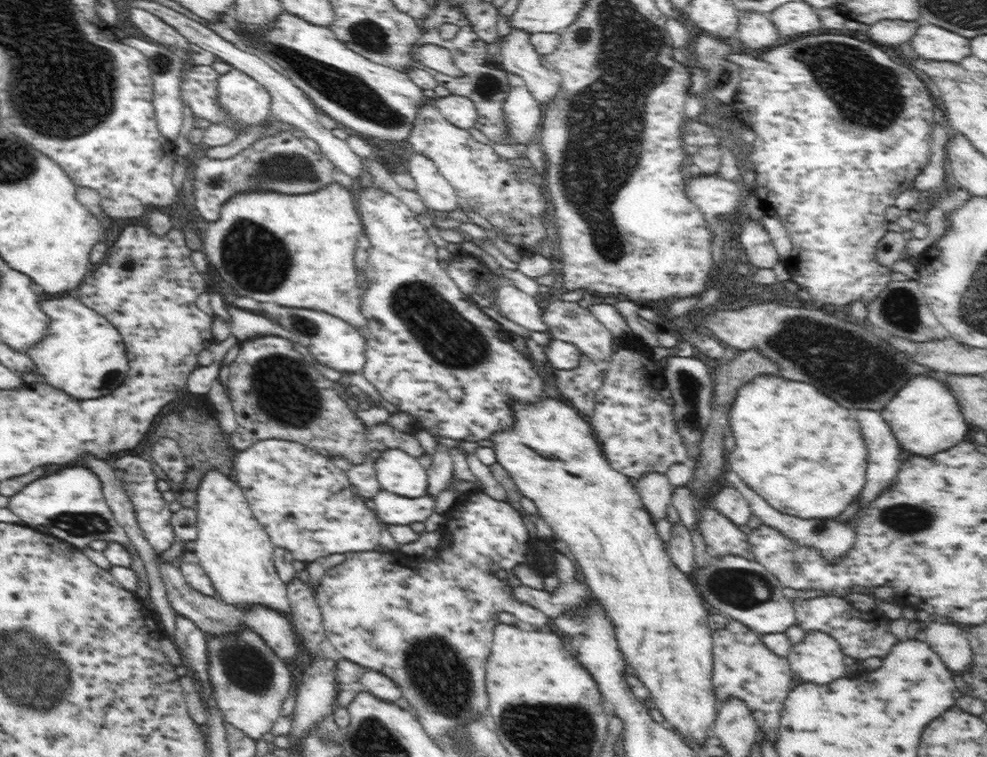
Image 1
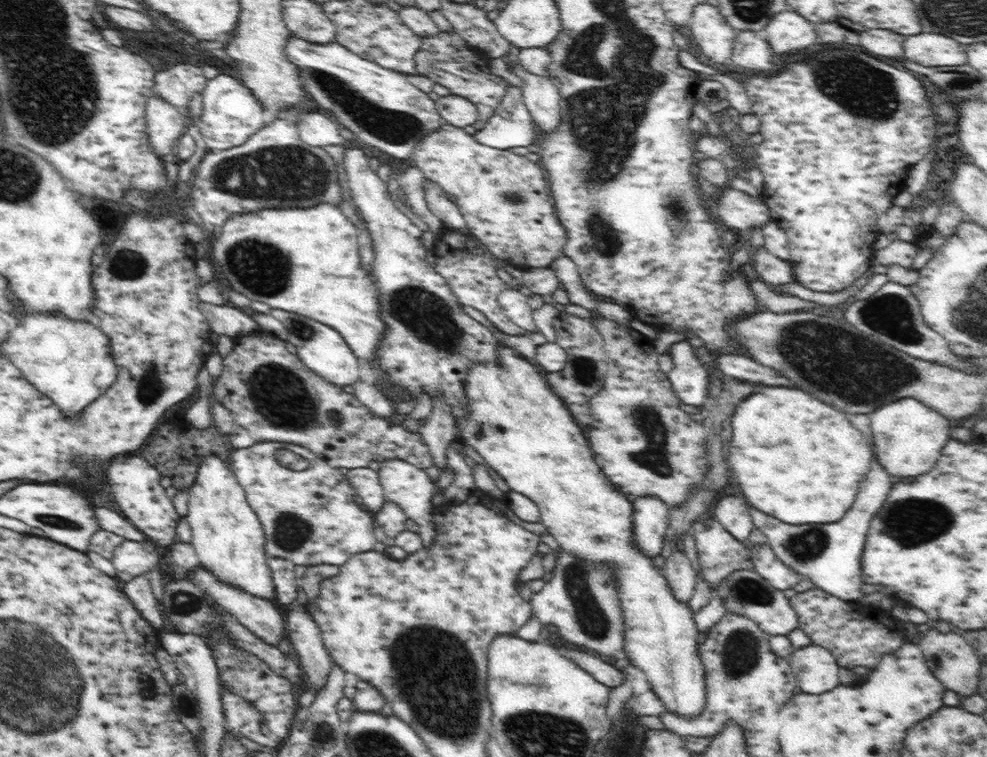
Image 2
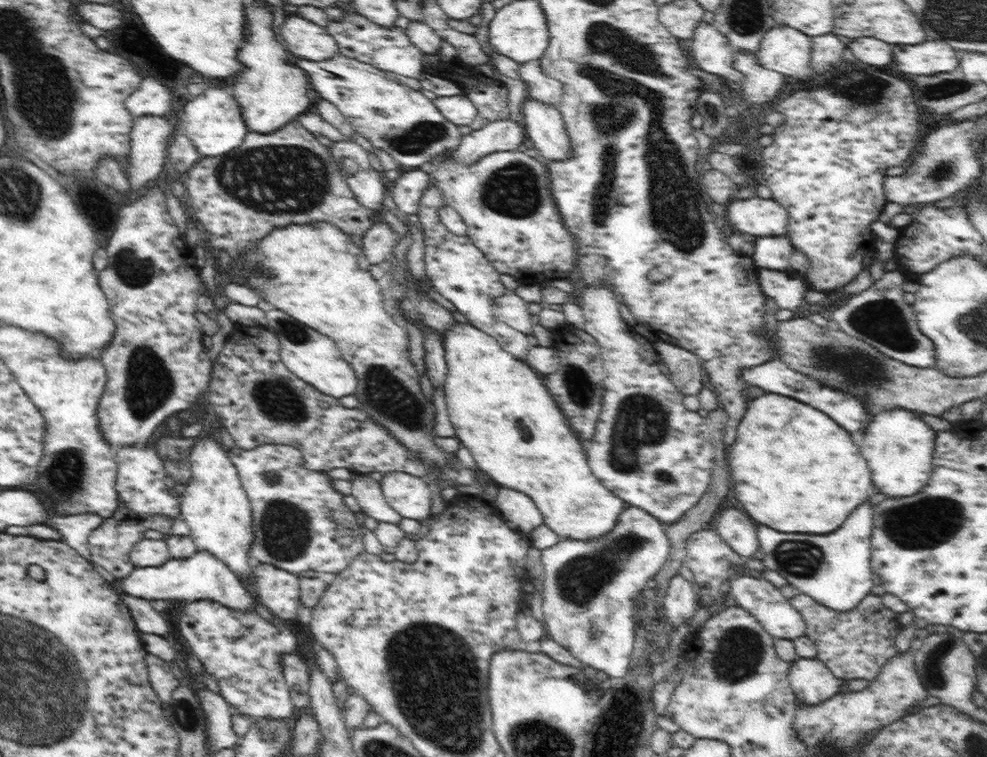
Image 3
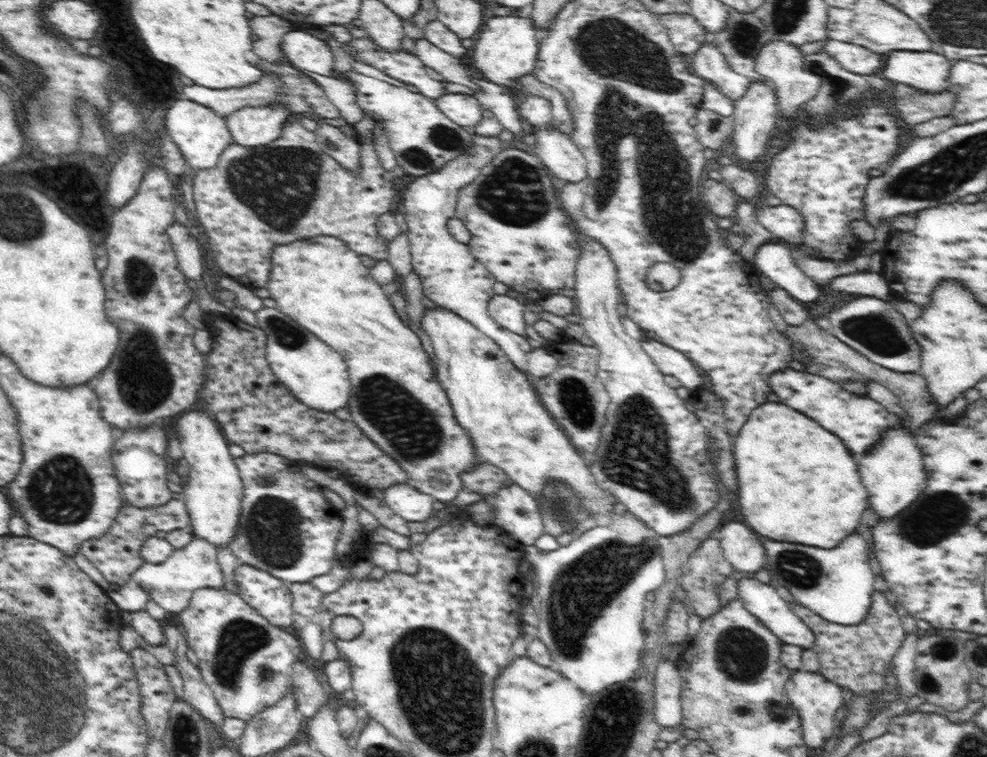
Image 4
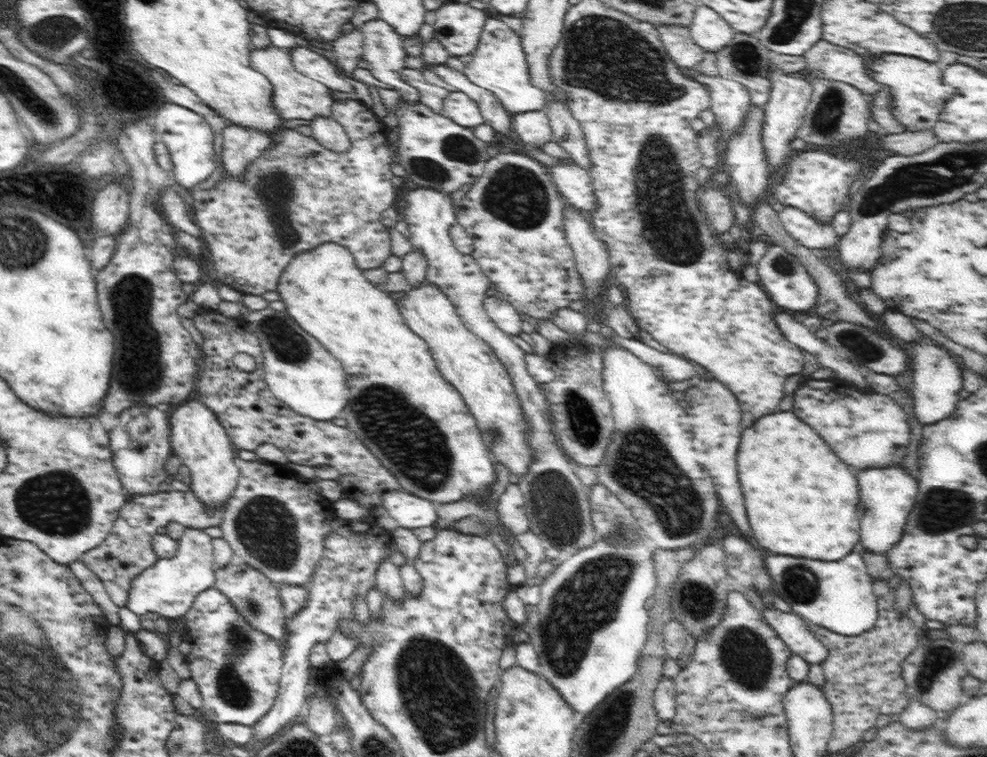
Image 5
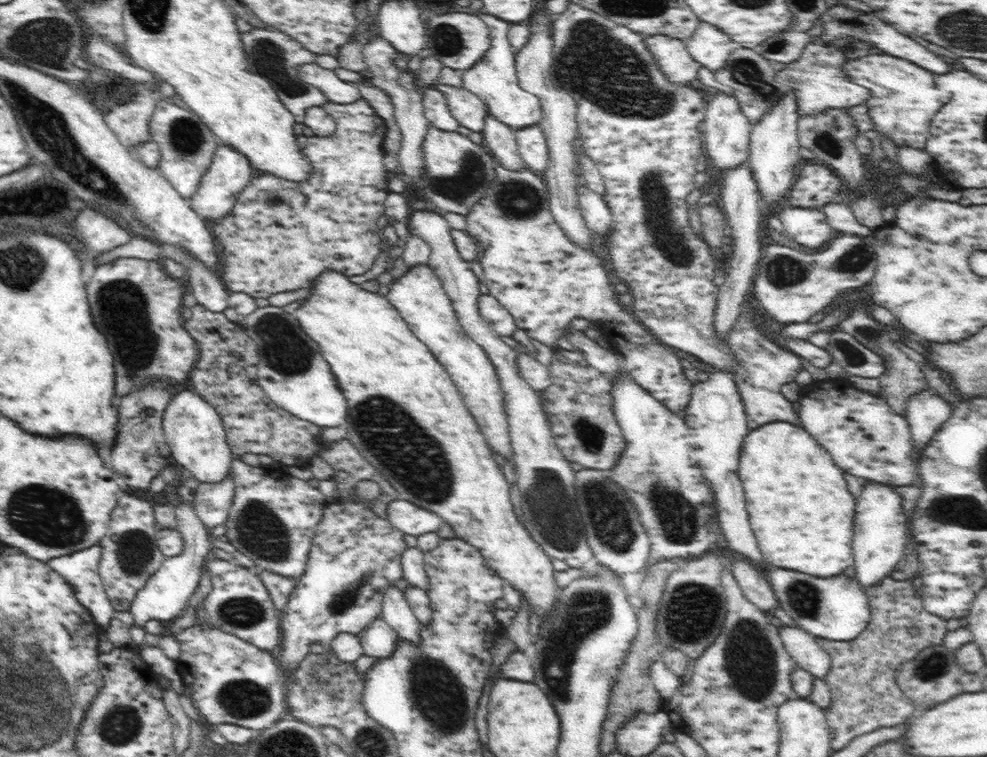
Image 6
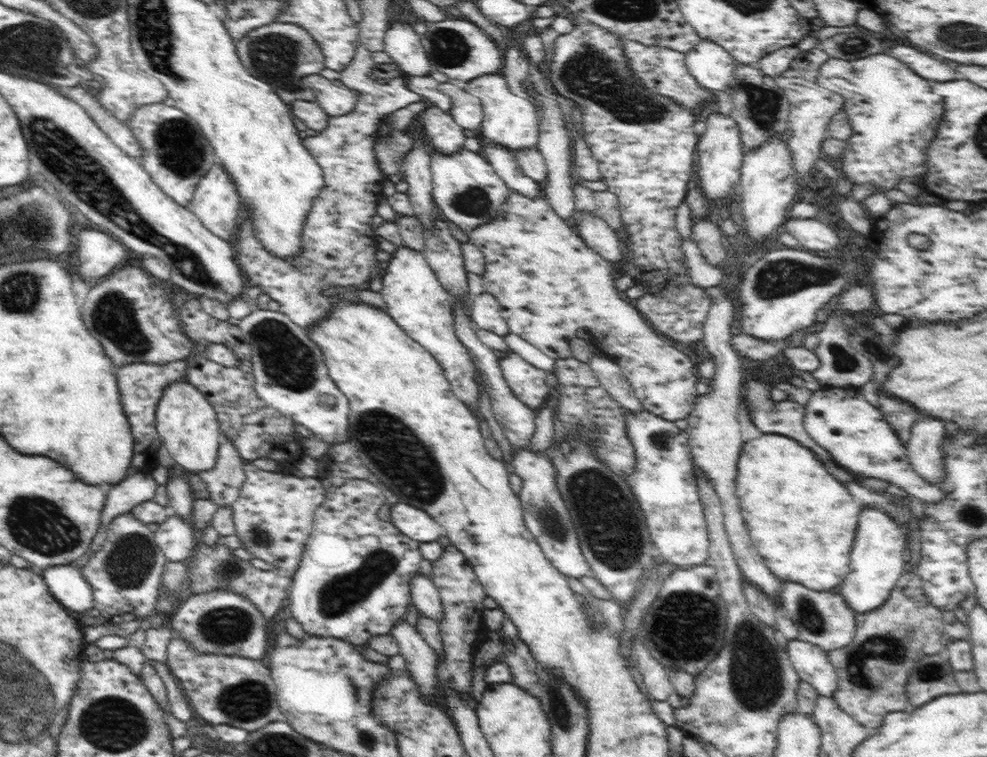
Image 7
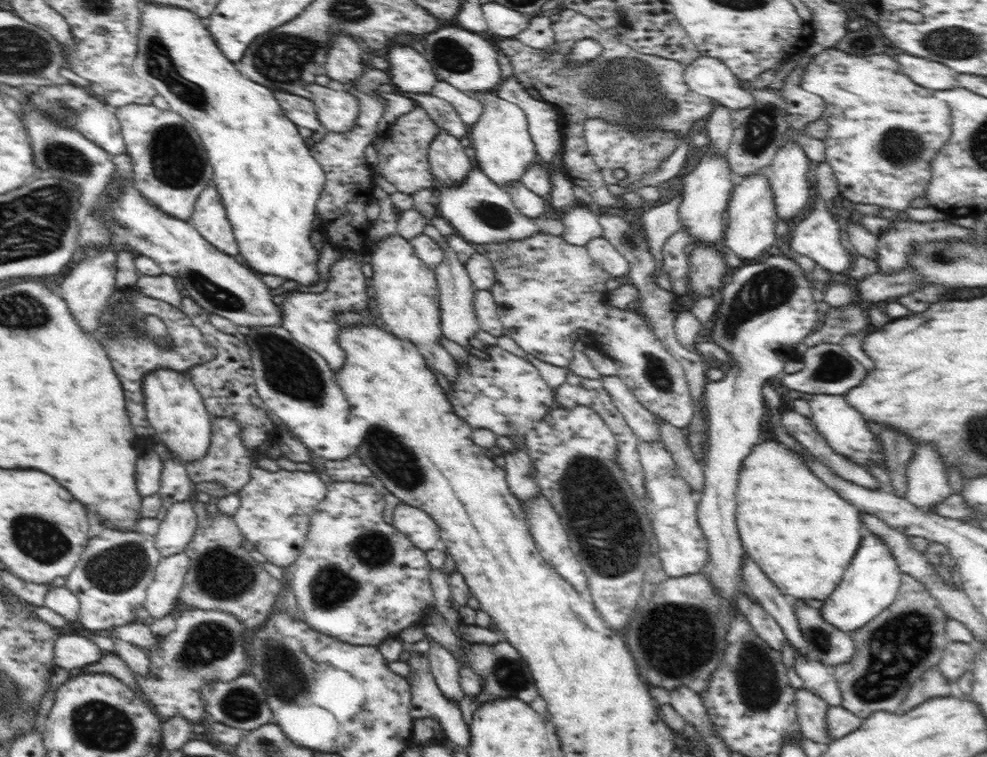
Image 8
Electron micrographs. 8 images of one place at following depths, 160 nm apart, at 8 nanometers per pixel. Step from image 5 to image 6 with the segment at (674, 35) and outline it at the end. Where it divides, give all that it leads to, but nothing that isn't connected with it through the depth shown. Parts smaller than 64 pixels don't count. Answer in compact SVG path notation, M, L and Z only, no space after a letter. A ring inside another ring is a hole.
M655 34L645 37L644 43L656 59L660 72L676 85L687 85L696 80L700 63L692 60L685 41L668 35Z

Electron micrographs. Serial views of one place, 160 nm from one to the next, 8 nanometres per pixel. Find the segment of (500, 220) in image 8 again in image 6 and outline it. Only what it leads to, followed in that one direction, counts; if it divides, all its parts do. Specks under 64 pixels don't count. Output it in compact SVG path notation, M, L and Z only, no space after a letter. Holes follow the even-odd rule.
M434 125L427 126L423 140L424 174L419 187L426 199L432 200L442 212L455 212L466 216L472 205L483 196L484 187L495 177L495 161L482 144L474 143L468 132L442 131Z

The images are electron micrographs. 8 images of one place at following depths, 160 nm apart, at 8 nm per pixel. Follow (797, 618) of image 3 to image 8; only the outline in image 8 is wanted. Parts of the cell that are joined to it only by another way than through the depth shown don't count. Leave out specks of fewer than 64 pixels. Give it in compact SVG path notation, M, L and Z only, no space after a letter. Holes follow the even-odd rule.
M795 654L795 670L803 679L803 688L819 696L828 706L841 706L842 695L834 676L834 667L806 655Z

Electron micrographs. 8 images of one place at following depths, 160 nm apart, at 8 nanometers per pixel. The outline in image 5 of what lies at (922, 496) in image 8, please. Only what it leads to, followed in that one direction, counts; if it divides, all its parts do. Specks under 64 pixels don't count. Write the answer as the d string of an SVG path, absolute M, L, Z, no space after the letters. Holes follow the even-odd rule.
M924 337L922 342L909 342L906 346L913 356L913 372L911 376L911 390L913 395L912 407L914 416L922 426L934 424L948 418L960 400L959 393L963 390L964 380L961 378L962 364L960 356Z

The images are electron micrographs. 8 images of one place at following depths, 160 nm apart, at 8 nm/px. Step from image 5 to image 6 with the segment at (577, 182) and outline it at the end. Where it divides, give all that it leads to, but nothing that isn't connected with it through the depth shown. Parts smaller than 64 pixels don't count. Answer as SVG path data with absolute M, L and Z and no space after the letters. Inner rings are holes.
M578 185L577 197L588 230L592 231L592 234L608 234L612 228L612 213L602 195L586 185Z

